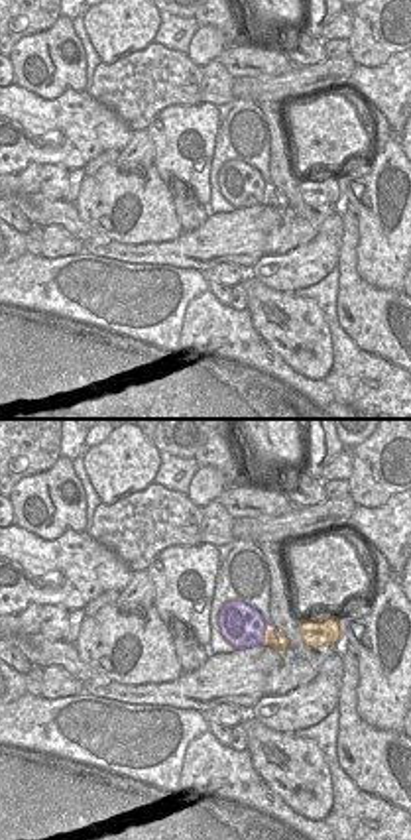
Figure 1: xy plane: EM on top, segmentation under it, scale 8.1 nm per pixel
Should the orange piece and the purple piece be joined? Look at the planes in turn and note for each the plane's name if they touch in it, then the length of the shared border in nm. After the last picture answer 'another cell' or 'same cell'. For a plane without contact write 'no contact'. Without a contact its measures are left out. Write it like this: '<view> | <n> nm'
xy | 180 nm

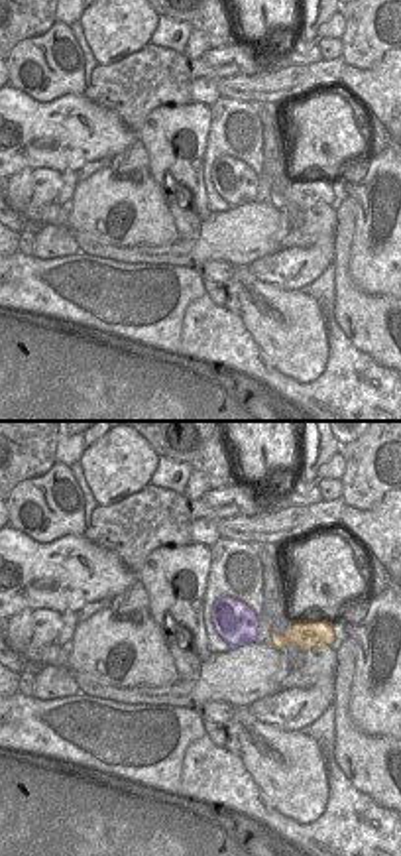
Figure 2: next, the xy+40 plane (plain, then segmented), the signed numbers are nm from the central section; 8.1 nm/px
no contact

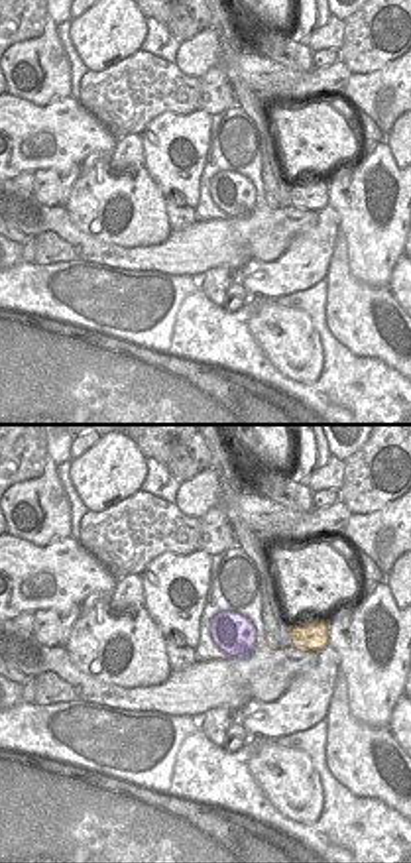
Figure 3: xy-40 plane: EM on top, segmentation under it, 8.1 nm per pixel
no contact

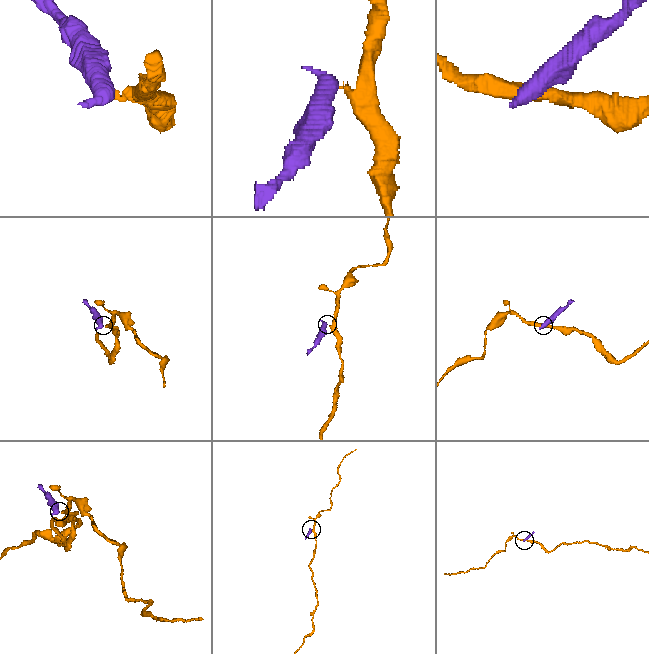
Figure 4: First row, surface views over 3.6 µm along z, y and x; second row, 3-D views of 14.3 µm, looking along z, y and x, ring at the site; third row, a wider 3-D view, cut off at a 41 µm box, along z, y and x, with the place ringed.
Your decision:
another cell

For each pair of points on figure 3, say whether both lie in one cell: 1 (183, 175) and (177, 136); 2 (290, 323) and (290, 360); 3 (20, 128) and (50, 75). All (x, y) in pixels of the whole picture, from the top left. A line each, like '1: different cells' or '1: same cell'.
1: same cell
2: same cell
3: different cells

